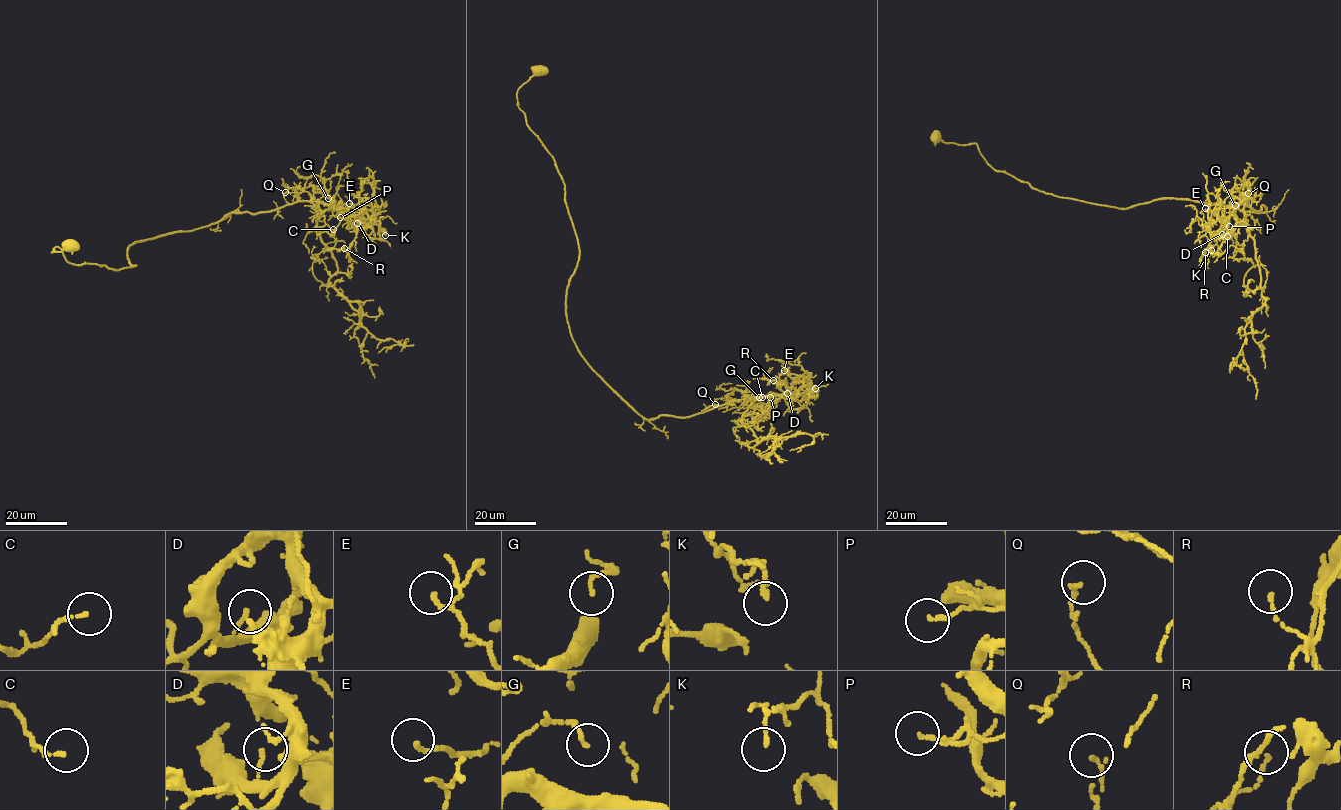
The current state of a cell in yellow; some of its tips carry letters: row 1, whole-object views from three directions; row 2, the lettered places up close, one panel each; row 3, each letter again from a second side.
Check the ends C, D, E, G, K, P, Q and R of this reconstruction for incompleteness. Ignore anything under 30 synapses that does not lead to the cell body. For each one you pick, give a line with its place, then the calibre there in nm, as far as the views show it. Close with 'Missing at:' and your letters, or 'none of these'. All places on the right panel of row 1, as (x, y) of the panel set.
E: (1205, 208) | 150 nm
Missing at: E

